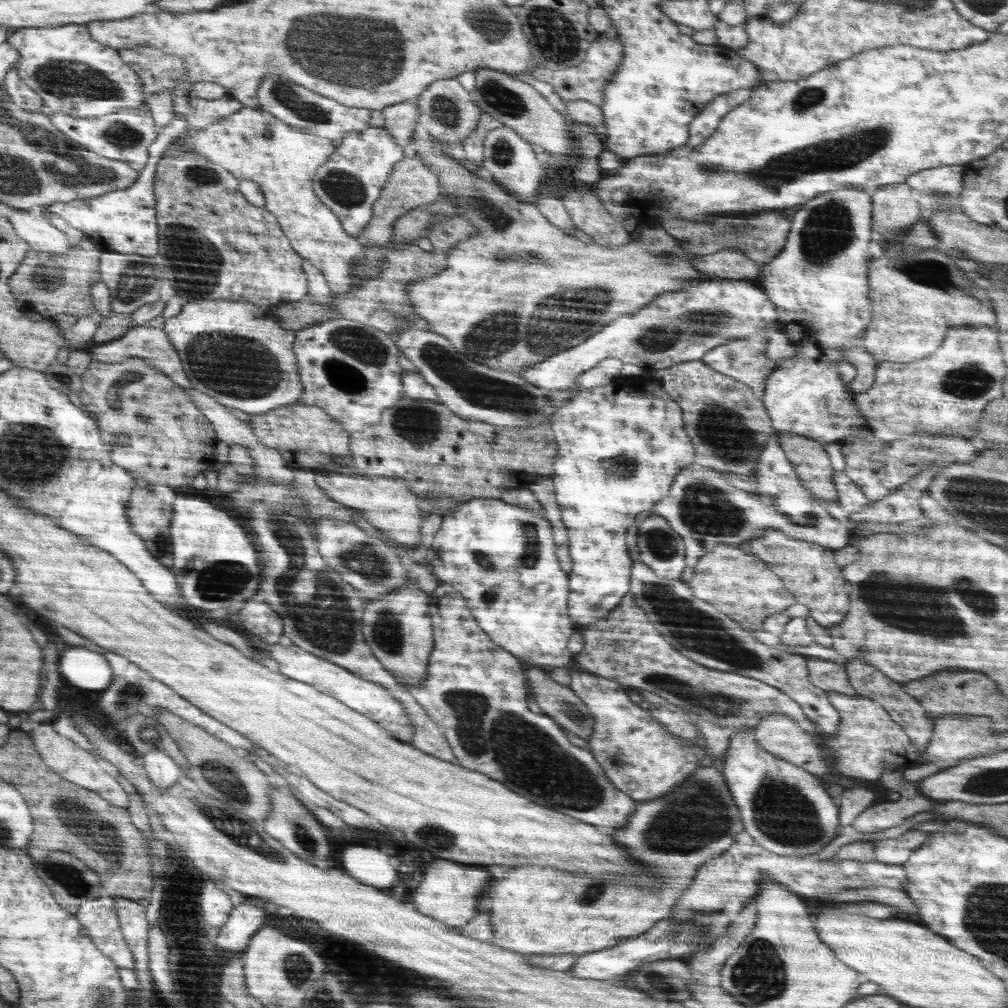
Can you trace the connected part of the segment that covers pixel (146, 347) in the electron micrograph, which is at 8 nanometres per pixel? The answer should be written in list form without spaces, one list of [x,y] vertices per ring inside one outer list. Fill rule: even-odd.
[[[134,326],[130,328],[124,336],[92,346],[92,359],[104,363],[122,362],[125,358],[140,357],[147,360],[147,363],[160,371],[162,374],[169,376],[176,384],[182,388],[193,388],[193,384],[185,372],[184,365],[178,356],[177,349],[170,344],[169,336],[163,328],[155,328],[151,326]],[[148,360],[151,360],[151,364]]]

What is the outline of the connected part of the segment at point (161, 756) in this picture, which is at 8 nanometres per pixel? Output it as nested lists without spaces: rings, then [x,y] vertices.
[[[151,750],[144,755],[142,760],[144,760],[145,771],[154,782],[152,786],[160,790],[168,790],[174,786],[174,783],[180,781],[177,764],[163,750]]]

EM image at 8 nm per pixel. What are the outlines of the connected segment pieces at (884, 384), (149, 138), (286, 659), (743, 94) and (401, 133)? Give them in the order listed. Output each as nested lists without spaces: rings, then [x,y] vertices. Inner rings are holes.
[[[962,325],[951,328],[941,340],[940,346],[926,358],[903,364],[891,364],[882,361],[875,369],[875,381],[872,388],[862,393],[855,393],[855,405],[867,420],[873,433],[884,442],[904,440],[910,434],[926,432],[956,432],[970,438],[991,400],[1003,397],[1006,365],[999,345],[998,330],[988,325]]]
[[[146,104],[137,109],[122,109],[109,115],[78,118],[65,112],[53,112],[50,120],[54,126],[75,140],[80,146],[109,160],[125,161],[130,168],[142,171],[148,161],[148,146],[158,136],[158,128],[152,112]]]
[[[254,638],[254,644],[256,644],[256,648],[262,648],[274,662],[278,662],[284,668],[284,676],[290,676],[292,680],[298,680],[298,682],[314,684],[313,687],[318,688],[320,692],[330,696],[338,696],[338,700],[342,701],[342,704],[358,710],[364,716],[370,716],[370,720],[382,724],[384,730],[402,742],[410,743],[413,739],[414,727],[410,722],[409,714],[405,711],[402,703],[396,700],[390,691],[381,684],[366,680],[364,677],[350,672],[347,668],[342,668],[332,661],[324,660],[322,657],[306,652],[306,649],[295,645],[290,646],[290,648],[284,648],[279,643],[274,644],[274,646],[266,646],[258,638]]]
[[[738,89],[718,95],[712,102],[709,102],[690,123],[689,139],[685,142],[690,148],[695,148],[705,144],[706,139],[716,132],[719,122],[734,110],[746,102],[751,96],[748,89]]]
[[[417,98],[394,103],[381,110],[385,118],[384,128],[390,133],[395,143],[401,147],[412,141],[414,128],[419,120],[419,104]]]

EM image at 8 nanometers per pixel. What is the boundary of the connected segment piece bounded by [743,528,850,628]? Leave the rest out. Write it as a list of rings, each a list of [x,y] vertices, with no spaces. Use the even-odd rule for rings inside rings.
[[[770,528],[764,532],[764,536],[744,542],[743,547],[750,548],[754,556],[768,564],[768,568],[779,576],[785,587],[796,596],[798,604],[810,606],[810,616],[822,628],[831,628],[832,624],[840,624],[845,620],[850,606],[849,594],[841,567],[832,562],[832,550],[818,544],[806,544],[802,540],[790,540],[782,532]]]

